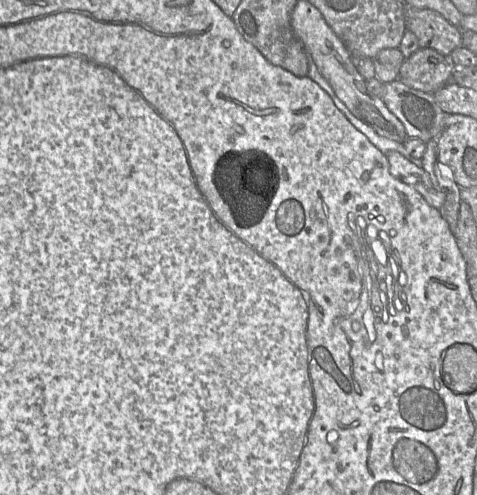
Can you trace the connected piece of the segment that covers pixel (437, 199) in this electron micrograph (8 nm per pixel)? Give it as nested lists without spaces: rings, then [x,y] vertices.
[[[397,151],[388,152],[386,157],[389,171],[394,178],[415,189],[430,206],[440,210],[446,196],[433,186],[429,174],[421,165],[417,165]]]

